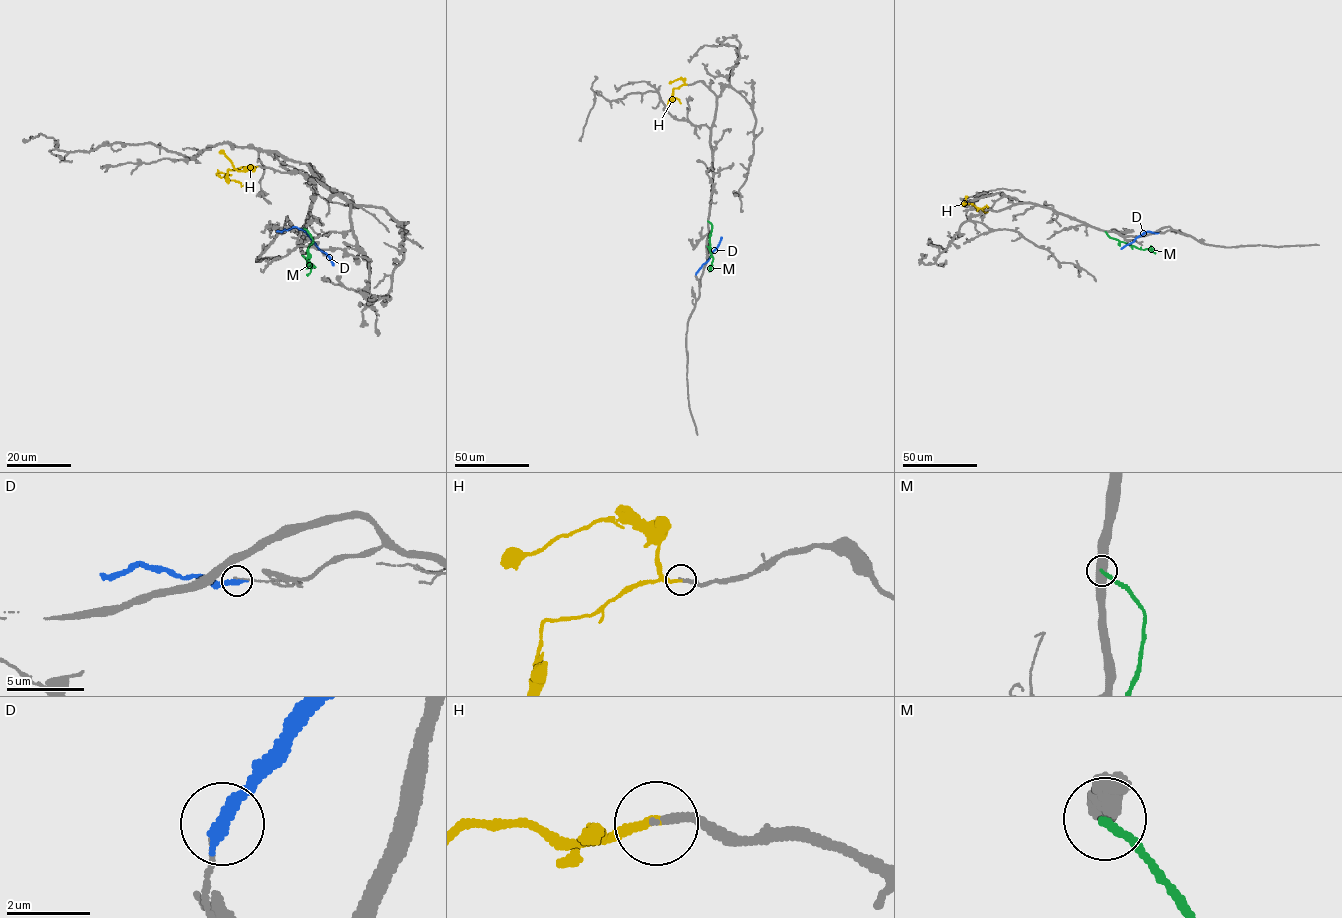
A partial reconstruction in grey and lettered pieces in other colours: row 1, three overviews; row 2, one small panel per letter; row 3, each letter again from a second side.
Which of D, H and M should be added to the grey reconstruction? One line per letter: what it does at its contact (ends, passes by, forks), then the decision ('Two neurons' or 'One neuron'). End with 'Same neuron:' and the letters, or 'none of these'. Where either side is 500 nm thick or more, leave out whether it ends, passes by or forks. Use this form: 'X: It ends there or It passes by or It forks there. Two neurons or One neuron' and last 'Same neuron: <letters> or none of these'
D: It ends there. Two neurons
H: It ends there. One neuron
M: Two neurons
Same neuron: H

